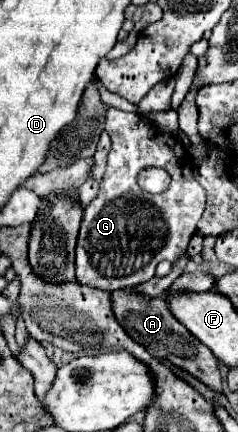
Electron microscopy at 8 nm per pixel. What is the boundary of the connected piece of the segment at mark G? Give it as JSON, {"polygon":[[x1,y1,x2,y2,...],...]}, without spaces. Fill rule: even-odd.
{"polygon":[[117,108,107,110,105,132,111,138,111,150,107,158,107,172,101,182,97,198,87,206,81,222,81,232,77,240,77,282,83,286,101,288,107,292,133,288,141,282,147,282,155,274,155,266,161,260,177,262,181,256,187,256,187,246,191,236,197,230,197,222,205,210,205,190,193,178,193,160,185,146,175,136,163,134,155,124,141,118,135,112,123,112],[145,166,159,166,169,172,171,186,163,194,147,194,137,186,137,172]]}

